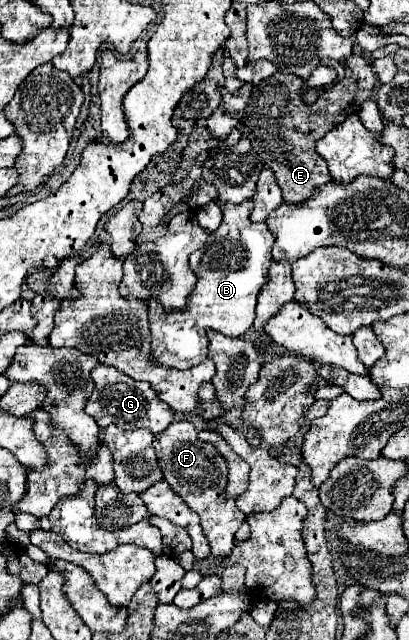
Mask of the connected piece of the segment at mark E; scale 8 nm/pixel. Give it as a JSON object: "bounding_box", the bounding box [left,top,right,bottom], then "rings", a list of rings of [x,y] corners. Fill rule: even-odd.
{"bounding_box":[240,54,376,204],"rings":[[[352,54],[346,64],[348,72],[344,80],[324,90],[312,106],[306,106],[302,102],[302,80],[294,74],[276,72],[252,90],[252,98],[248,100],[248,106],[240,120],[240,130],[242,136],[252,142],[252,148],[260,154],[262,162],[274,170],[286,204],[306,202],[318,188],[332,180],[326,162],[316,152],[316,140],[344,122],[350,114],[358,114],[362,102],[368,100],[372,90],[376,88],[376,74],[372,72],[368,58],[364,58],[362,54]]]}

